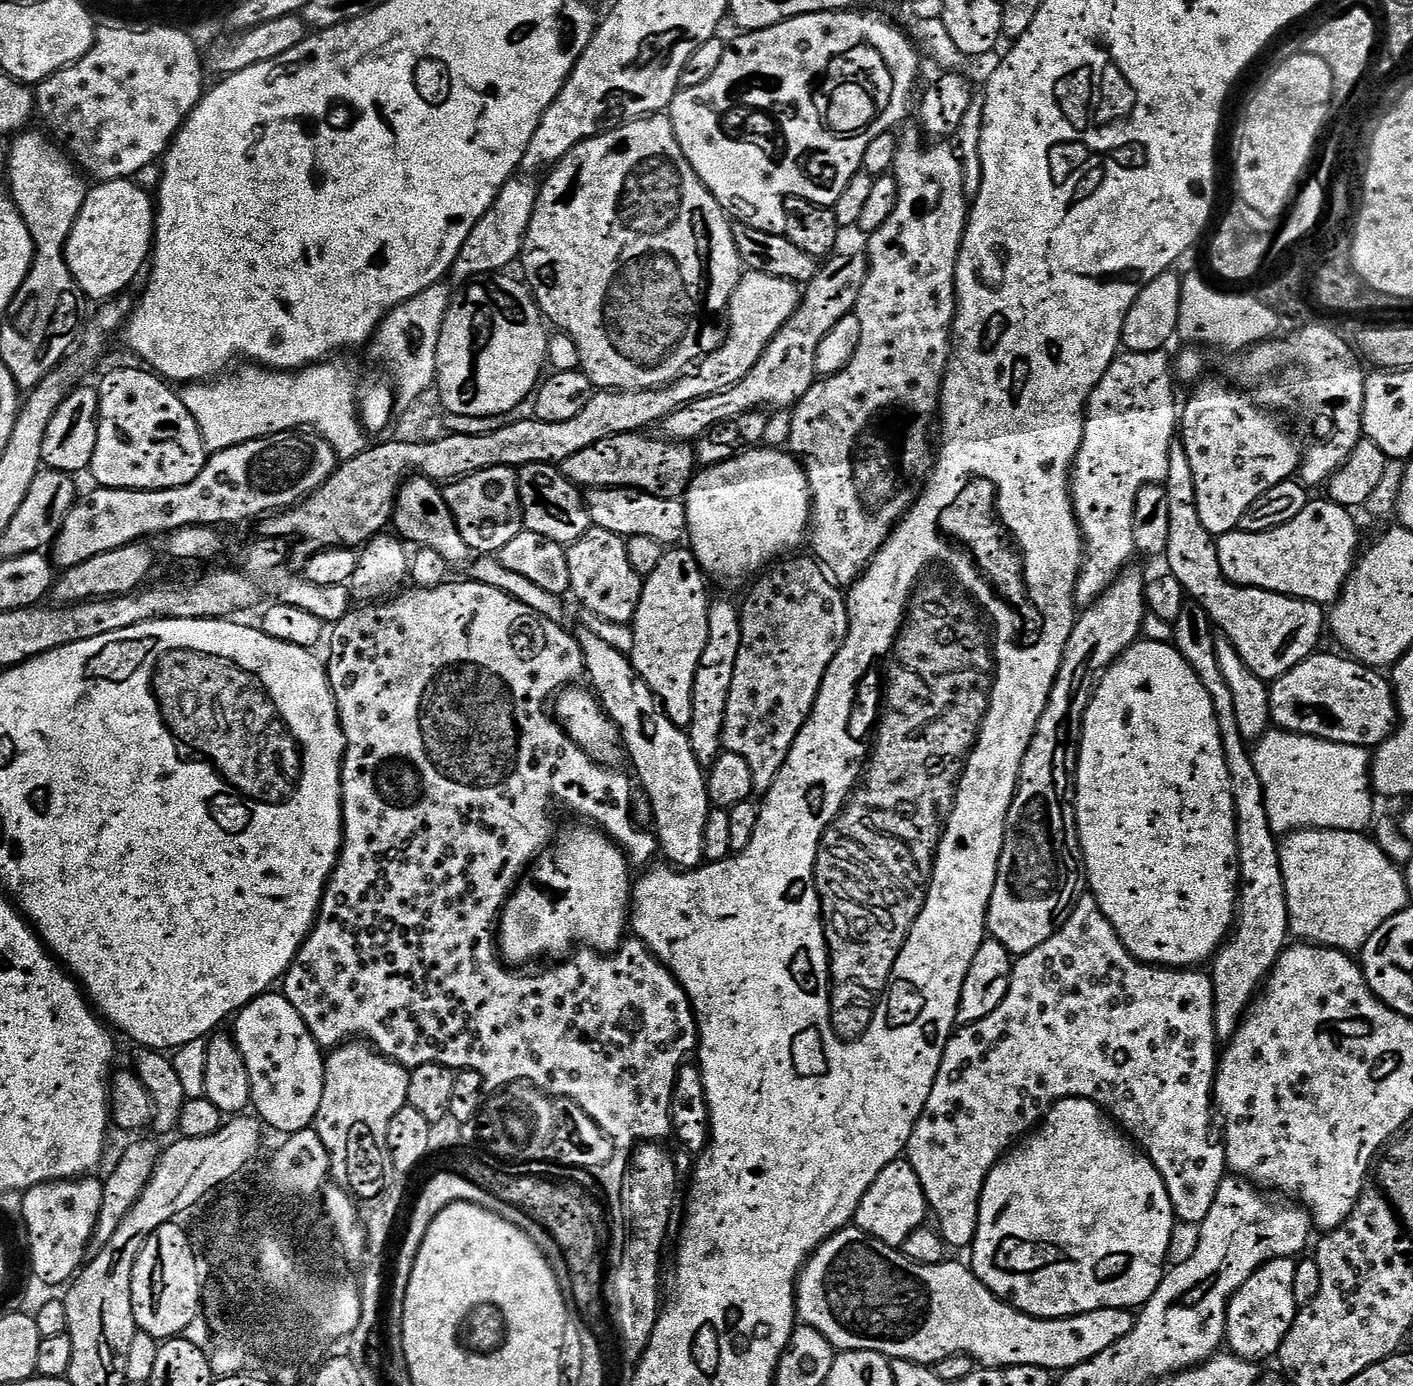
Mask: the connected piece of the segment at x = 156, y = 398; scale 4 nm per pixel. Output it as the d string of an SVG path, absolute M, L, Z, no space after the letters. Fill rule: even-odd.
M116 368L106 373L98 383L100 421L90 476L96 479L95 483L101 488L186 486L186 482L194 482L194 478L198 478L210 455L204 447L198 422L194 422L190 410L186 410L183 395L179 391L175 392L171 383L165 382L151 370L140 368Z

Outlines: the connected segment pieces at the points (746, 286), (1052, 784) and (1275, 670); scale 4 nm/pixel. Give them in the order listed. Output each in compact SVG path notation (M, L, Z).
M745 271L741 276L738 286L734 290L734 294L730 298L730 306L728 307L728 337L726 342L719 348L714 354L704 357L695 365L694 370L689 371L687 374L680 377L678 380L673 380L665 388L653 388L651 392L614 392L611 390L597 391L590 398L590 402L586 402L586 406L582 406L582 410L578 414L574 414L574 418L570 418L570 422L546 422L545 420L538 420L533 418L530 421L517 422L513 425L503 427L502 430L496 430L490 434L480 434L478 436L471 436L470 434L464 434L461 430L453 431L451 434L447 434L441 438L441 440L430 442L424 445L406 445L405 442L396 441L393 438L388 438L385 444L373 443L371 446L364 449L364 451L358 453L354 458L343 461L337 467L336 473L321 486L313 496L308 497L307 500L297 504L294 508L285 508L283 512L277 512L265 519L263 535L268 538L279 538L290 549L290 560L297 564L297 566L303 566L308 563L314 554L318 554L322 550L327 548L350 548L353 550L359 549L361 546L367 545L369 542L377 539L381 535L380 532L384 527L391 525L394 520L394 509L396 507L396 495L400 493L400 488L409 479L410 473L426 476L430 480L437 482L451 482L453 480L461 480L464 476L469 476L475 472L481 472L487 468L515 468L517 470L526 467L528 464L555 464L557 466L562 463L566 458L570 458L570 454L578 454L578 450L586 450L586 446L594 446L594 442L602 442L606 438L611 436L621 436L622 434L630 434L631 432L643 433L651 426L659 425L660 421L664 420L670 414L674 414L682 406L686 406L690 402L694 402L698 398L706 398L707 396L713 396L718 394L722 390L726 390L730 386L734 386L738 382L742 382L742 378L746 378L746 374L750 374L750 370L754 370L754 366L758 362L758 358L762 358L762 354L766 350L766 346L770 346L772 339L776 337L778 332L782 330L782 326L786 326L786 322L796 313L796 308L800 305L800 298L802 292L797 285L793 284L791 280L786 278L774 278L770 274L758 274L757 272Z
M1134 568L1125 569L1099 600L1087 605L1079 613L1064 651L1060 673L1056 675L1056 685L1052 687L1048 705L1038 722L1036 733L1020 767L1016 797L1012 799L1006 818L1004 845L994 882L994 894L990 898L988 907L987 927L991 939L1002 942L1002 946L1006 946L1006 950L1011 952L1013 957L1019 958L1025 956L1027 952L1033 952L1038 946L1042 946L1042 942L1052 937L1070 918L1085 887L1086 876L1082 871L1080 835L1076 833L1074 791L1076 760L1080 756L1080 731L1084 728L1084 712L1092 701L1092 693L1100 677L1130 645L1141 639L1147 609L1144 601L1145 583L1145 576L1134 571Z
M1183 443L1172 445L1170 470L1162 486L1166 490L1166 506L1170 506L1167 571L1182 582L1185 593L1195 603L1203 606L1219 635L1238 650L1242 662L1258 678L1271 682L1313 655L1321 647L1320 635L1326 632L1326 612L1321 605L1261 588L1244 588L1230 583L1222 574L1216 540L1202 526L1202 518L1198 518L1194 470L1190 470L1190 458L1186 458Z

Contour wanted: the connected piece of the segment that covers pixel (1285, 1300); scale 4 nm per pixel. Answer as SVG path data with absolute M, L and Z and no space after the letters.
M1272 1260L1263 1264L1256 1273L1232 1295L1228 1301L1228 1321L1226 1322L1227 1347L1232 1355L1241 1356L1244 1360L1261 1362L1277 1355L1294 1322L1298 1305L1294 1298L1294 1270L1297 1261Z

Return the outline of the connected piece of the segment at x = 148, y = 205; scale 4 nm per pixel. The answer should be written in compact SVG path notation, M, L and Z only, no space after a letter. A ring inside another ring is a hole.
M135 179L105 180L88 188L88 197L84 199L82 210L74 222L74 230L64 247L64 257L70 266L70 274L78 282L80 291L89 301L107 302L119 297L136 280L140 271L145 271L154 251L156 235L156 209L151 195L147 196L136 185Z

